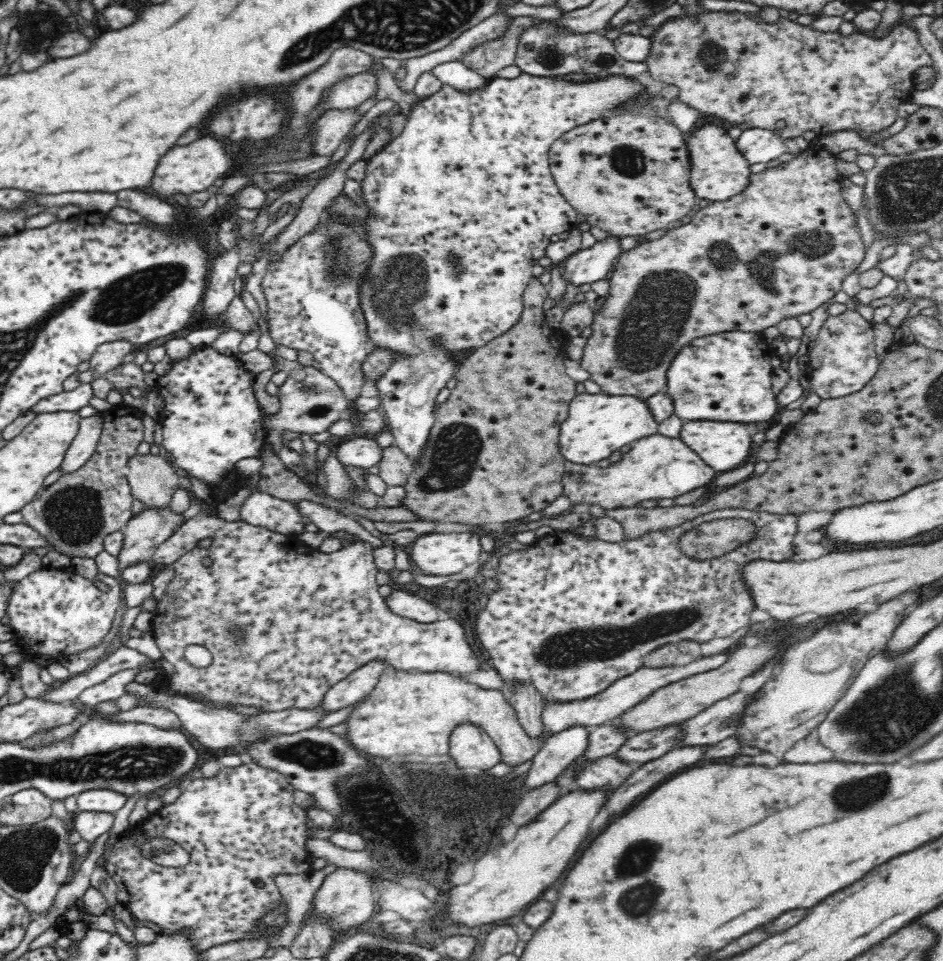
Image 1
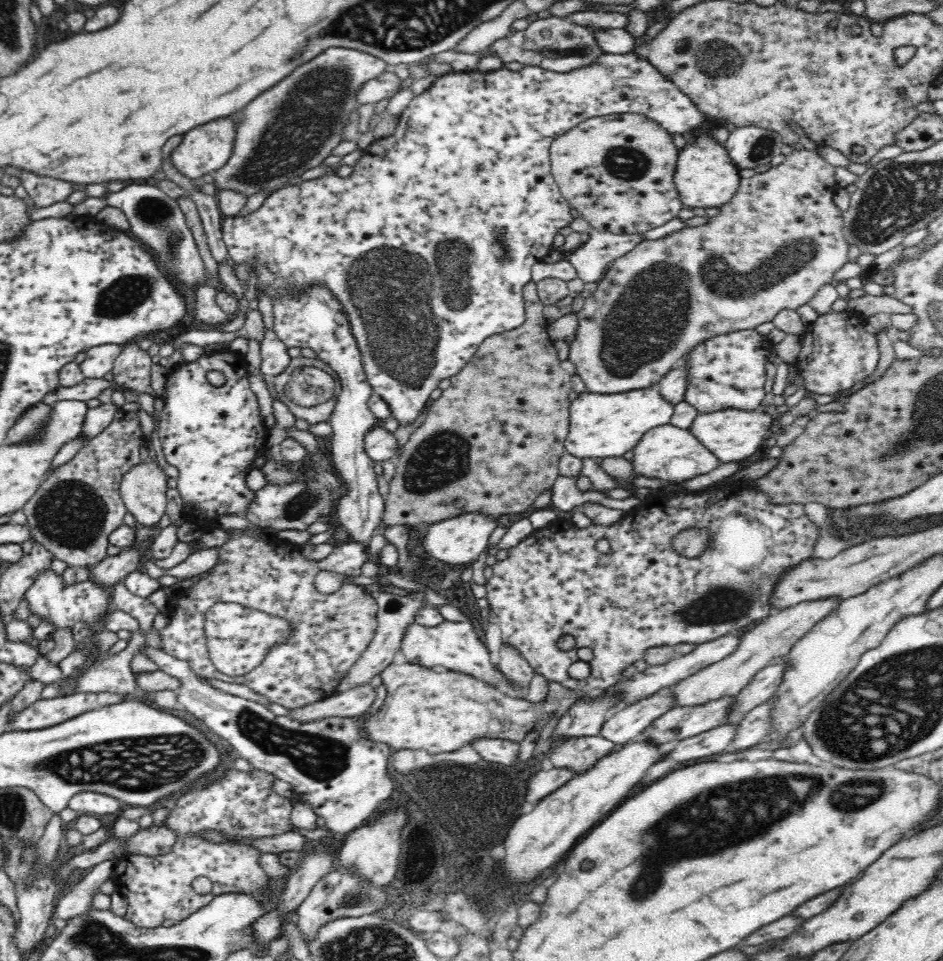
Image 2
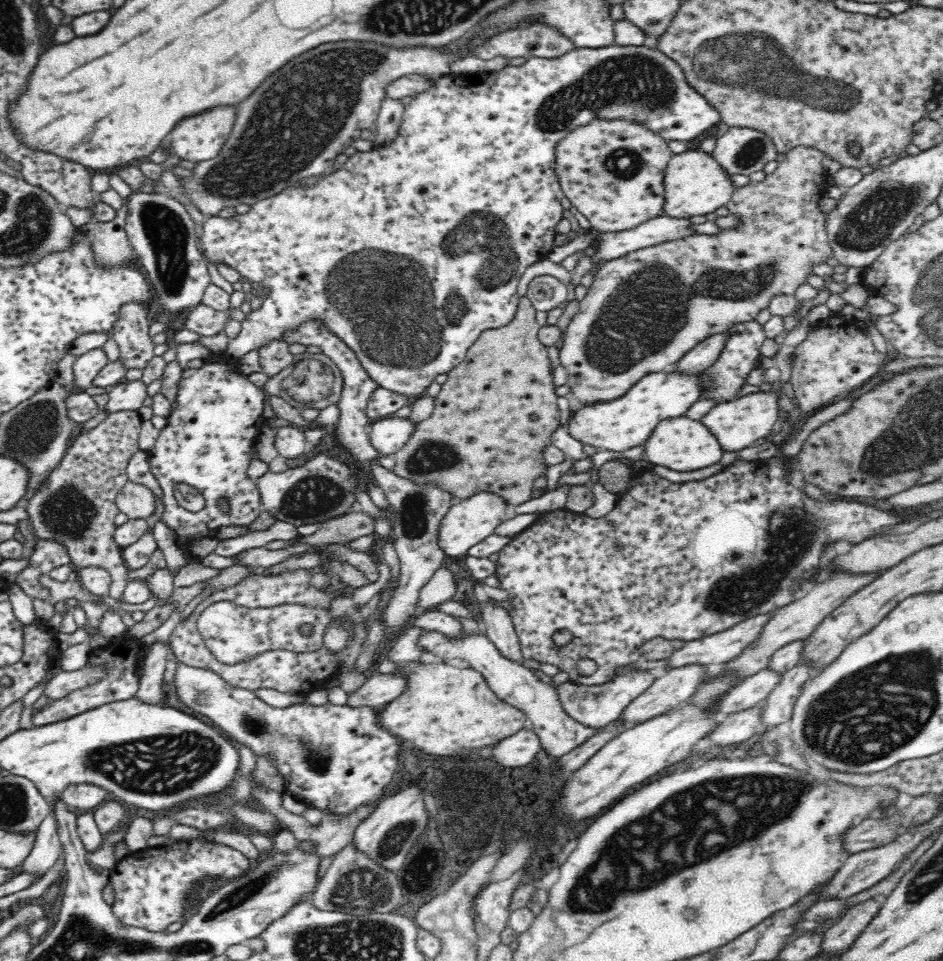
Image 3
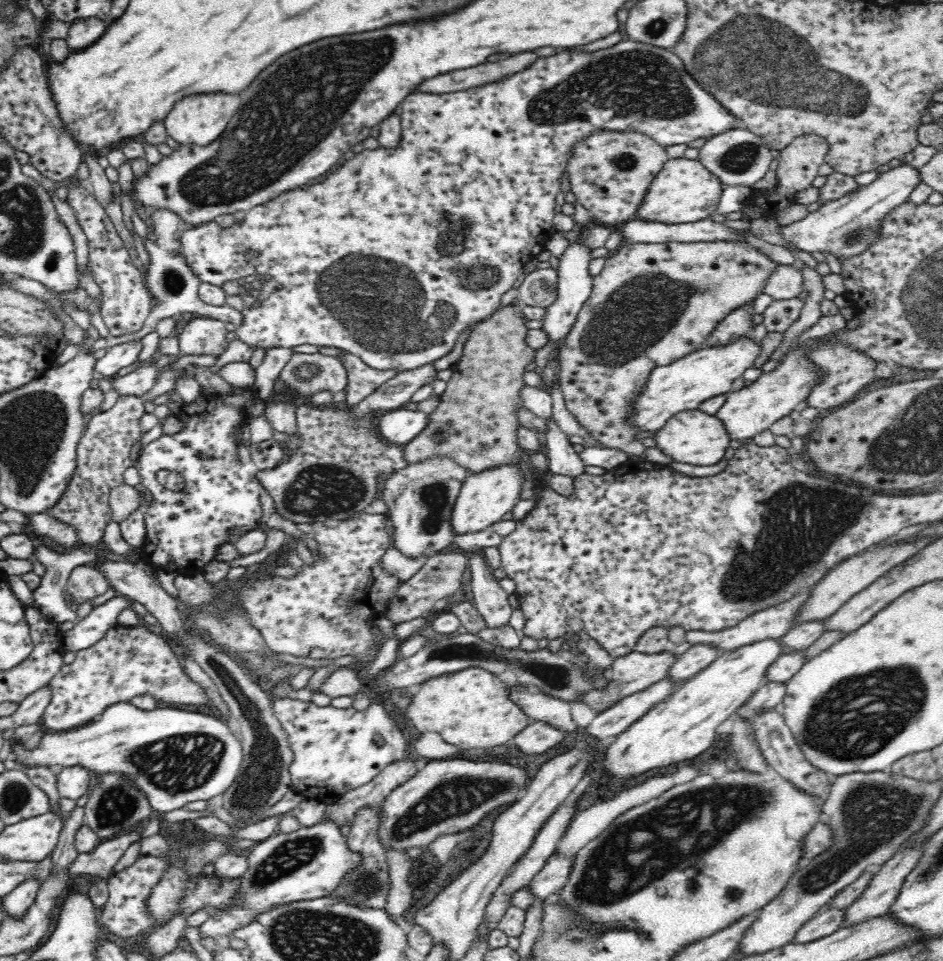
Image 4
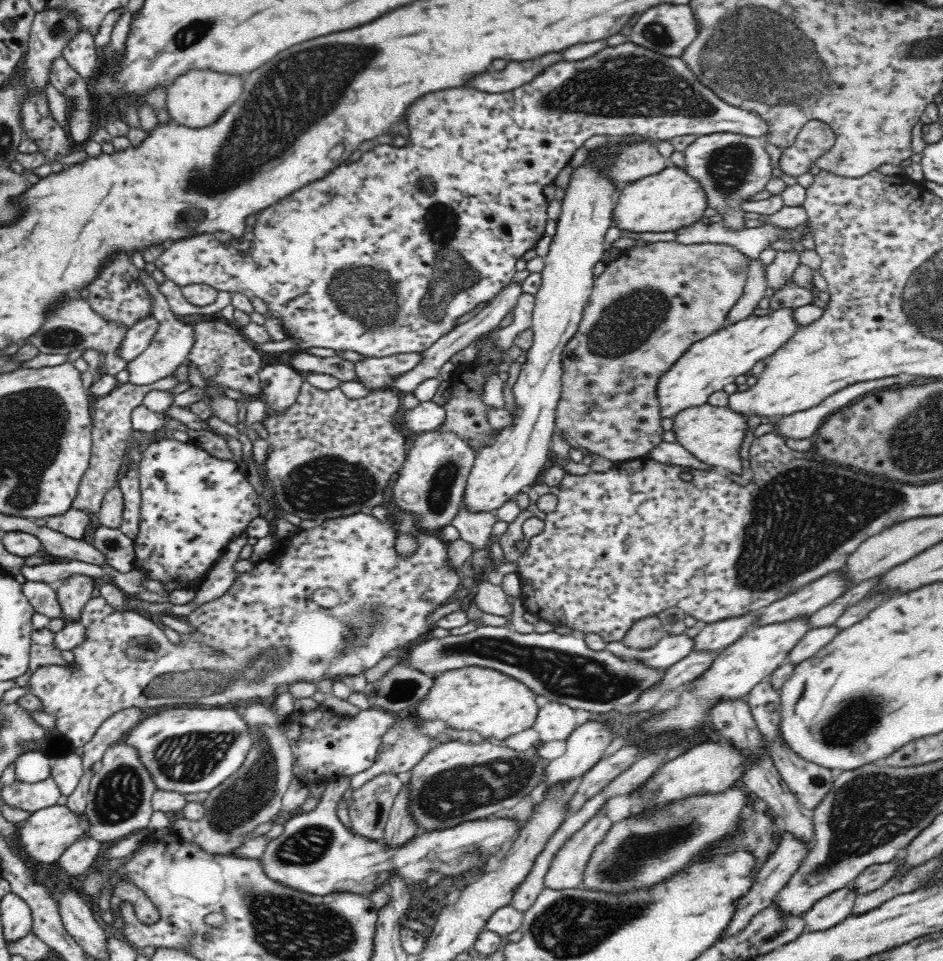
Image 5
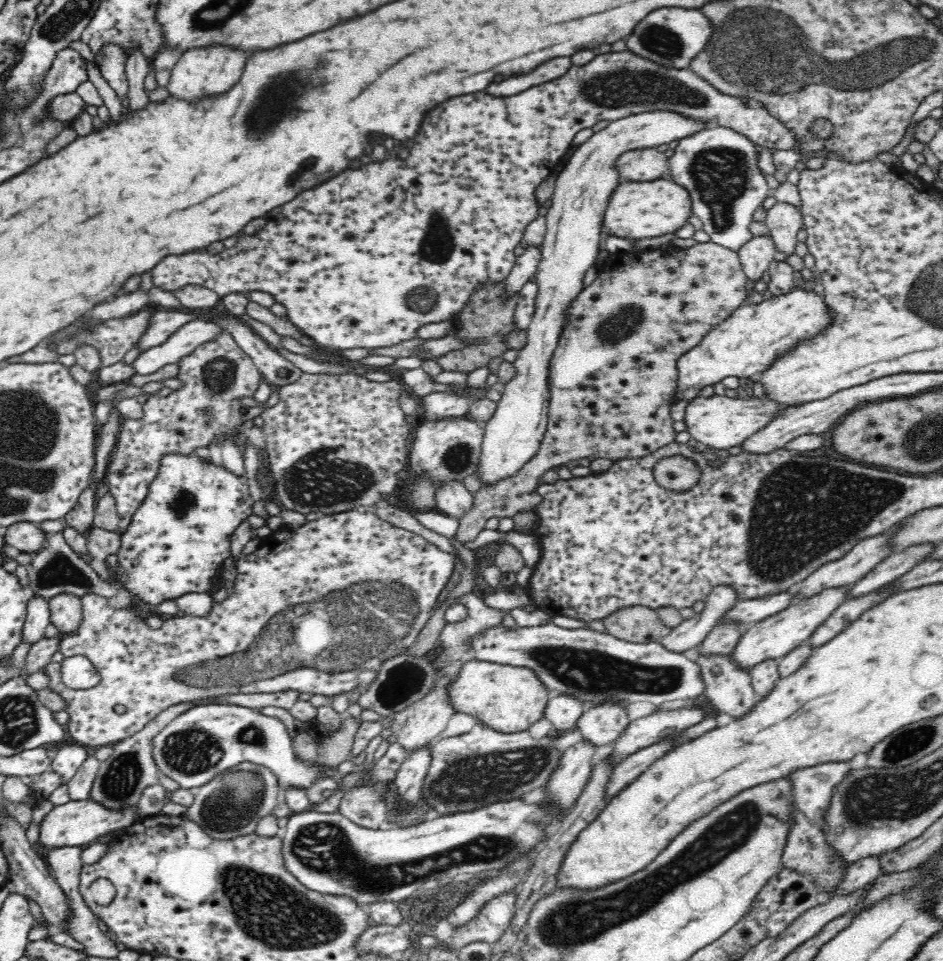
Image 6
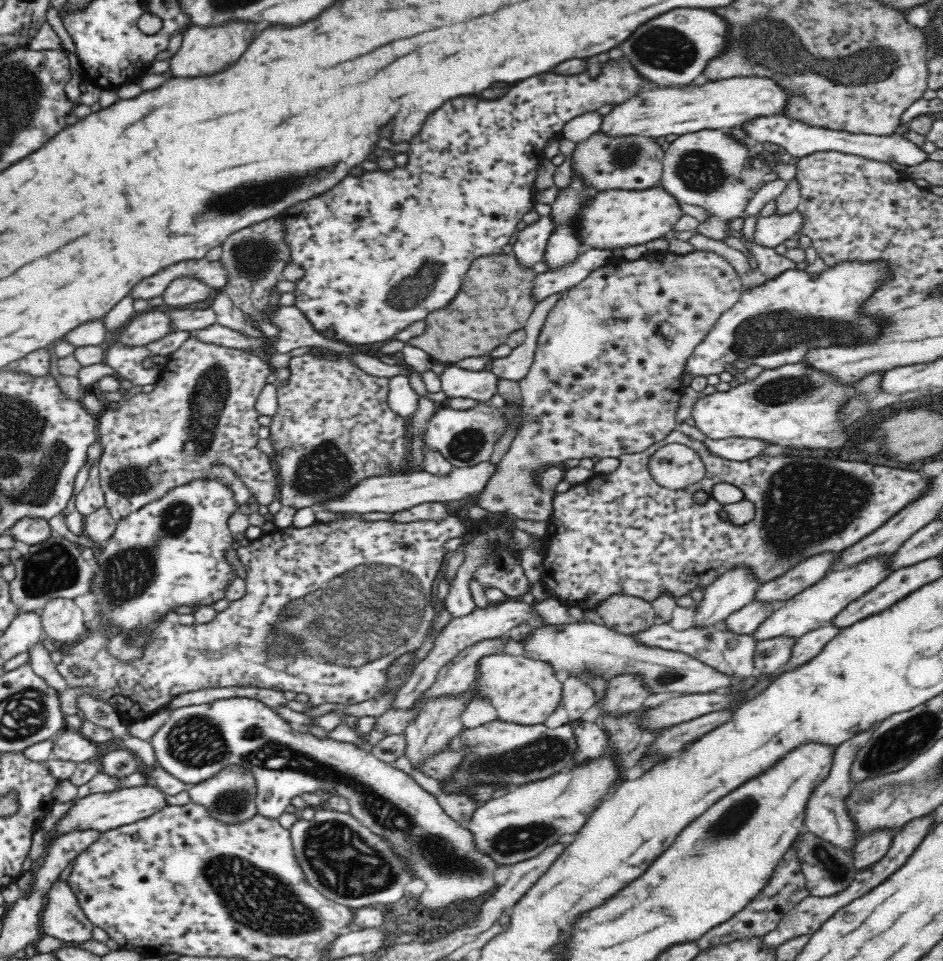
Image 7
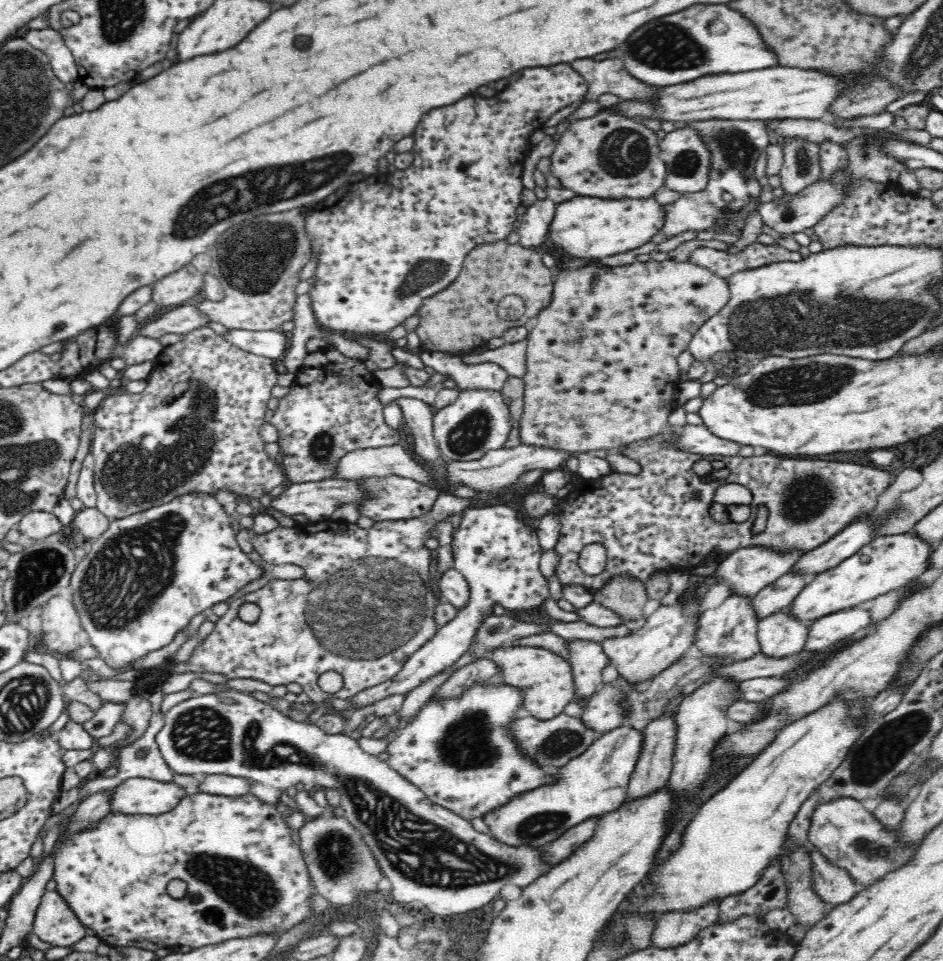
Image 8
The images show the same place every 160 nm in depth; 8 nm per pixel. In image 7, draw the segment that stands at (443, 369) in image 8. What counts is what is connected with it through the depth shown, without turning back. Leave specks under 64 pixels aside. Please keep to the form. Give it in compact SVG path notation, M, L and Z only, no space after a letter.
M454 364L447 365L446 372L440 375L442 382L439 400L471 398L484 403L497 393L498 380L493 372L470 372L460 370Z

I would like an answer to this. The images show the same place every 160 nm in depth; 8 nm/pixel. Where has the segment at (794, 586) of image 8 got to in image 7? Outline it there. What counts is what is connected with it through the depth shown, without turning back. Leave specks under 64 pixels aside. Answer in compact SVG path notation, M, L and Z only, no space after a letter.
M750 601L746 606L742 606L728 615L723 621L724 628L738 635L752 635L754 630L760 626L760 622L764 620L775 608L778 603L770 603L762 605L756 601Z

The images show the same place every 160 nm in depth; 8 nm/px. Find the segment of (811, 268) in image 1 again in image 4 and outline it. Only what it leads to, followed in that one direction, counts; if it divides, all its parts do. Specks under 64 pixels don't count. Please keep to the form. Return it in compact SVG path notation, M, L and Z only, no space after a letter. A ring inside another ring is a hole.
M802 135L796 137L786 148L780 151L776 172L776 184L770 190L757 190L746 200L745 205L759 209L762 216L776 218L779 212L797 204L797 194L809 189L816 176L820 164L824 164L828 152L826 140L818 135ZM719 240L719 242L714 243L668 242L663 244L632 244L632 246L624 246L622 250L618 250L618 254L606 260L602 272L598 276L593 277L591 296L586 300L585 305L576 318L576 322L574 322L574 326L568 330L564 342L558 348L559 382L562 394L566 400L566 408L576 416L578 422L598 442L602 442L608 448L617 448L627 455L632 456L632 458L644 460L647 448L641 445L641 440L636 440L637 432L634 431L634 427L628 425L628 423L624 423L624 418L626 418L626 414L630 410L630 404L638 396L638 392L642 390L642 386L645 385L652 370L655 370L658 366L668 366L676 362L679 358L690 354L690 352L698 350L700 346L704 346L706 338L712 334L712 331L720 324L720 321L726 318L726 315L734 312L734 310L738 310L738 308L742 308L742 306L750 306L759 295L764 293L765 284L772 278L772 274L774 274L774 270L778 266L780 264L772 261L762 250L754 248L754 246L740 240Z

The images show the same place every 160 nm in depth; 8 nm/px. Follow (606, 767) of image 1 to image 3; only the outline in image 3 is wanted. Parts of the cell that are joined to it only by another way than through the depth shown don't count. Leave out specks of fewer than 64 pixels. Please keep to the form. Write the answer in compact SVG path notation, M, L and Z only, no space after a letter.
M462 628L458 634L446 636L438 631L422 629L422 634L418 636L418 645L420 645L420 649L424 649L424 652L431 652L441 658L443 662L468 666L482 673L484 681L490 690L498 695L498 698L519 708L522 712L526 712L529 727L533 728L538 736L541 749L555 759L560 759L572 750L584 746L586 741L590 741L590 738L594 738L598 734L598 730L583 726L568 716L562 709L562 703L560 703L554 687L549 683L542 682L524 665L504 658L485 633L468 633Z

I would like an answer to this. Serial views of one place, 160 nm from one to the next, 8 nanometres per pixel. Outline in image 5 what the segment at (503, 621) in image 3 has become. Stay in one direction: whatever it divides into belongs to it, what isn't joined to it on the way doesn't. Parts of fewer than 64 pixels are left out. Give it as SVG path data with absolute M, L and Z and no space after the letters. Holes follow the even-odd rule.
M460 507L456 518L452 521L460 533L461 539L465 543L470 543L473 554L478 550L486 550L489 538L492 536L492 526L504 517L494 513L469 514L464 507ZM477 579L471 599L477 604L481 612L508 616L513 606L508 602L508 595L500 585L494 585L488 580Z

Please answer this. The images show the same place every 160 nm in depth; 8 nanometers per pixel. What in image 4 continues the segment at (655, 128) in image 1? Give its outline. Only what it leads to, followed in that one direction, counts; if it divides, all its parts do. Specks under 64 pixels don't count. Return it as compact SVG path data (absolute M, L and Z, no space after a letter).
M594 130L592 134L586 134L586 138L576 142L570 150L570 158L566 164L570 192L575 196L576 202L588 210L593 222L616 229L619 224L636 218L650 183L668 159L665 145L636 130Z

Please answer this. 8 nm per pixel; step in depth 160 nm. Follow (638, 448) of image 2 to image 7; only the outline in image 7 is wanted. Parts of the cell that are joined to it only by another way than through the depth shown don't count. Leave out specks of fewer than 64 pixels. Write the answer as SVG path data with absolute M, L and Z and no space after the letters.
M804 361L764 370L752 382L739 379L726 392L699 397L691 410L695 426L709 439L761 438L793 448L840 448L850 432L838 421L838 408L854 394L852 387L837 384L831 376L811 370Z

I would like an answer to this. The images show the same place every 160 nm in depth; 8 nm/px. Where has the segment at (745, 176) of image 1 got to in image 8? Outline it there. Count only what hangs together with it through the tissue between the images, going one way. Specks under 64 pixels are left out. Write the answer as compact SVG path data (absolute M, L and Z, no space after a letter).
M575 196L557 204L550 238L566 255L576 258L600 260L606 256L628 252L651 242L664 226L666 211L656 197L650 198L598 198Z

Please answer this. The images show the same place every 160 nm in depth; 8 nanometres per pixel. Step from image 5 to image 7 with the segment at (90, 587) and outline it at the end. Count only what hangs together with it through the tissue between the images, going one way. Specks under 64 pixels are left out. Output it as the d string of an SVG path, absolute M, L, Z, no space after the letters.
M70 598L49 600L40 610L43 632L57 645L72 644L84 635L82 610Z

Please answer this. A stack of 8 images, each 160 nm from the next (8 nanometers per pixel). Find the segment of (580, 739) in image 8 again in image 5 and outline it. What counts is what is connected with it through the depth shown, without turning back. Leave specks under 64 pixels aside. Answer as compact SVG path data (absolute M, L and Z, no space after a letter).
M440 739L431 752L404 776L404 788L409 790L408 815L412 815L414 825L422 826L425 833L435 830L452 828L480 819L487 819L503 808L513 808L532 790L540 784L544 776L545 767L538 755L538 745L534 745L526 752L514 752L501 748L497 742L482 740L474 746L462 744L461 741Z

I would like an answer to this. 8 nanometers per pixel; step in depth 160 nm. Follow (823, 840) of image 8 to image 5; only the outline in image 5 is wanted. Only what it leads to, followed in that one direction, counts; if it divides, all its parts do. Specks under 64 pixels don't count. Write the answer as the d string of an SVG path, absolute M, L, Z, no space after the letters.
M766 677L764 681L760 681L747 694L746 701L756 722L756 728L761 733L765 747L773 760L774 766L778 769L783 782L806 808L810 808L810 810L816 808L833 786L834 781L830 773L831 770L802 758L794 750L790 749L790 746L784 741L784 737L782 736L781 699L779 691L772 687L769 677Z

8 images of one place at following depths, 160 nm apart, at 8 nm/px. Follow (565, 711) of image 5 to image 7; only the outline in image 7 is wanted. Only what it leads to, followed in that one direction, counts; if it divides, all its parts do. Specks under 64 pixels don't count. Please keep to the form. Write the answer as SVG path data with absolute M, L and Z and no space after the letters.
M568 677L562 684L558 706L566 710L570 724L580 722L586 710L592 708L596 702L597 694L582 679Z

